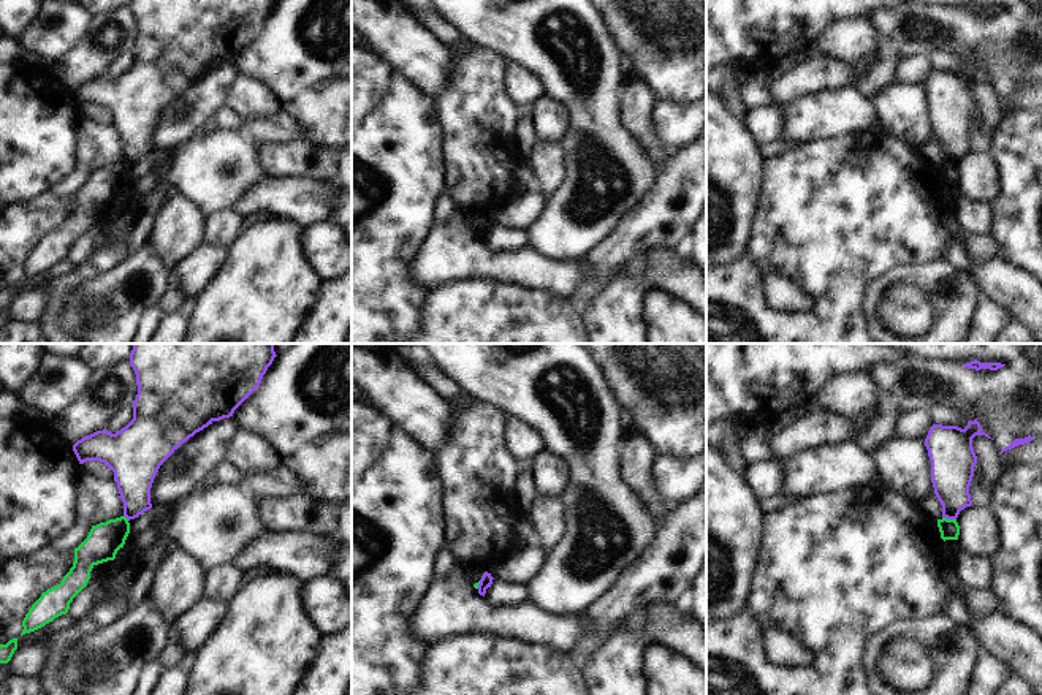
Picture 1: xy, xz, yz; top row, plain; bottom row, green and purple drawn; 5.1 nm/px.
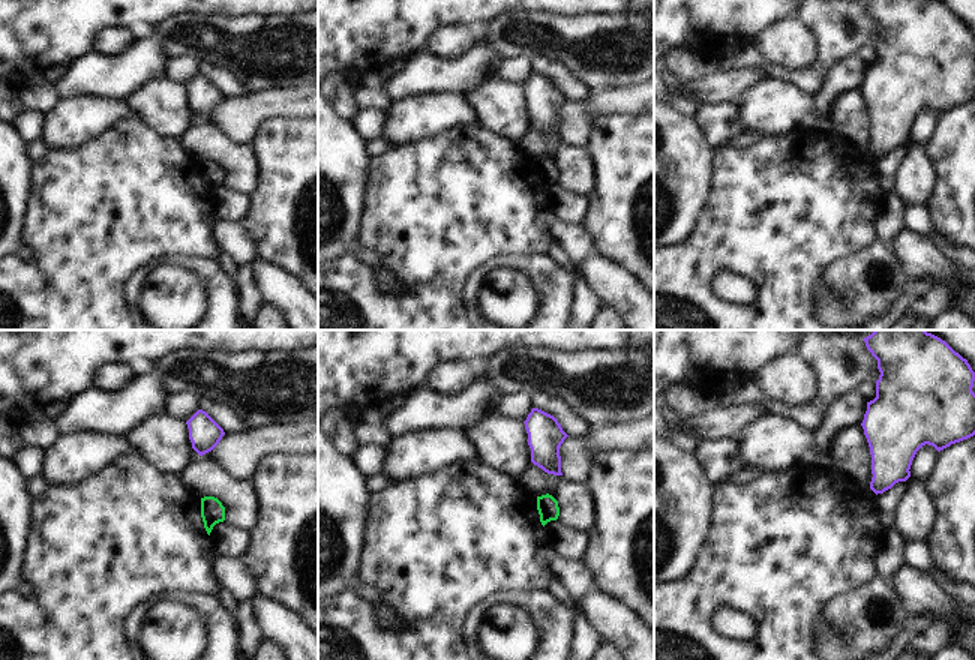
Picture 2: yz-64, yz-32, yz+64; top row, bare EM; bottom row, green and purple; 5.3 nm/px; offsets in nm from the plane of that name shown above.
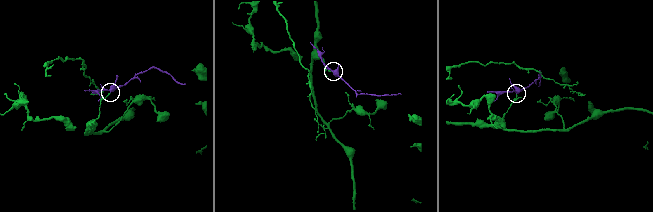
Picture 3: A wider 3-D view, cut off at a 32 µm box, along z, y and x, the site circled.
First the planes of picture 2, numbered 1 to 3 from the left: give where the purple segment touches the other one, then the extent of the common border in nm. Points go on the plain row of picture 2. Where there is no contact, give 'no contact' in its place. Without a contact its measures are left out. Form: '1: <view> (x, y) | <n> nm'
1: no contact
2: no contact
3: no contact

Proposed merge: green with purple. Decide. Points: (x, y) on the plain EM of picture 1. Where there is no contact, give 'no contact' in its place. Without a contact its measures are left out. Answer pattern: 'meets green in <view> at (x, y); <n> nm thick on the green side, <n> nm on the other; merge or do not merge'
meets green in yz at (949, 165); 100 nm thick on the green side, 220 nm on the other; do not merge

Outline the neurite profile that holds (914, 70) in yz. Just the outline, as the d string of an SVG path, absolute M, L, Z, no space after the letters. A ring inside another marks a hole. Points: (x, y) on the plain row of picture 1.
M907 57L898 63L895 81L907 85L925 85L933 70L928 57Z

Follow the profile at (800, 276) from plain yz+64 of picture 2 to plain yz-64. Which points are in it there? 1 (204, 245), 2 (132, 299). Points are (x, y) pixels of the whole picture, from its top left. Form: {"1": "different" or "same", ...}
{"1": "same", "2": "different"}

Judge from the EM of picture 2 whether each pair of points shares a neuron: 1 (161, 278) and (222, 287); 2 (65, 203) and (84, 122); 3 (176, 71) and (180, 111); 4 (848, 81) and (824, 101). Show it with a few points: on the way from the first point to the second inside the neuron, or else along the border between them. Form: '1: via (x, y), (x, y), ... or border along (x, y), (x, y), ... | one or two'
1: via (176, 285), (207, 285) | one
2: border along (110, 129), (77, 147), (51, 150) | two
3: border along (164, 75), (185, 86) | two
4: via (842, 83), (830, 95) | one

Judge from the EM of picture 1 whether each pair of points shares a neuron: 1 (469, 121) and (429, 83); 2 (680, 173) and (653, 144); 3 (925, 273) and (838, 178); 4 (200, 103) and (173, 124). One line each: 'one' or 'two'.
1: two
2: two
3: two
4: one

